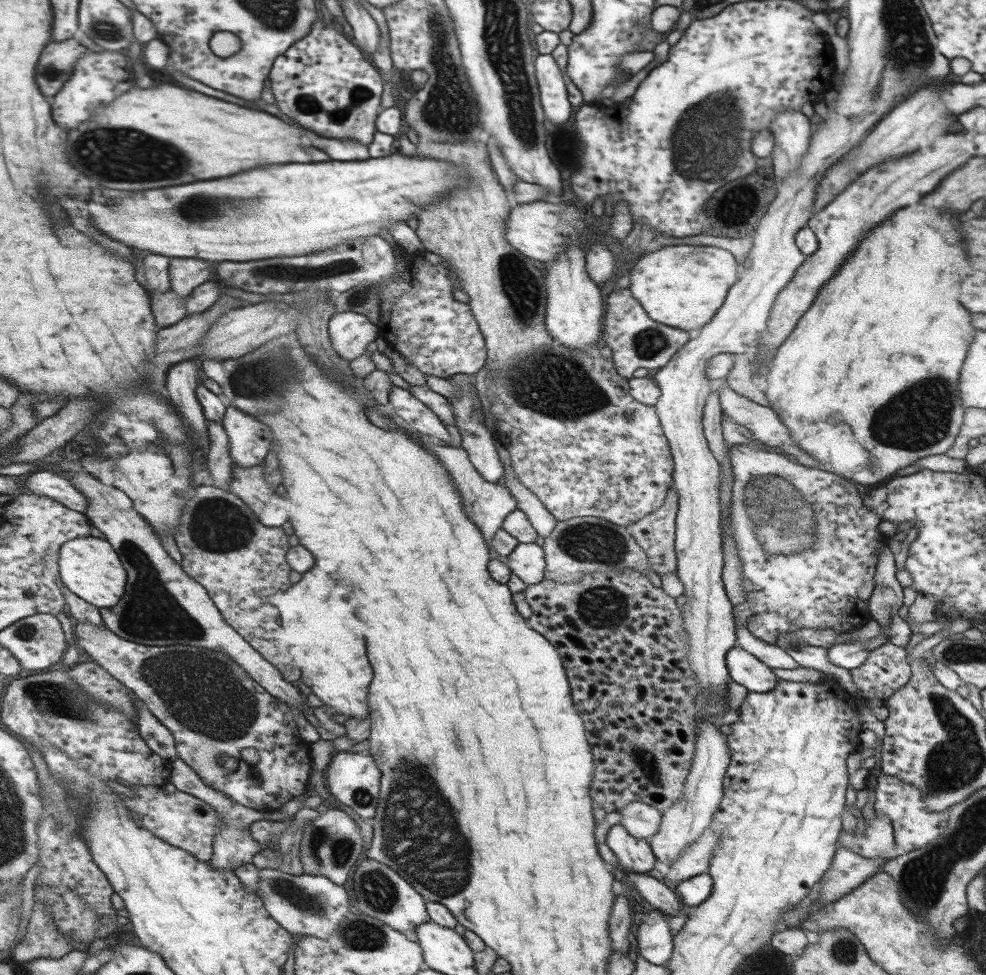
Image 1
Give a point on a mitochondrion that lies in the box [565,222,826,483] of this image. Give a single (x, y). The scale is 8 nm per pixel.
(648, 344)

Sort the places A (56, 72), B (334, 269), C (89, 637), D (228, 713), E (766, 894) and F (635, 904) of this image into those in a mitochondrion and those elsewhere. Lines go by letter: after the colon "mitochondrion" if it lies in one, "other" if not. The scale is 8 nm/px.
A: mitochondrion
B: mitochondrion
C: other
D: mitochondrion
E: other
F: other

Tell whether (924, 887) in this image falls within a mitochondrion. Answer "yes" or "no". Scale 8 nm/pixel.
yes

